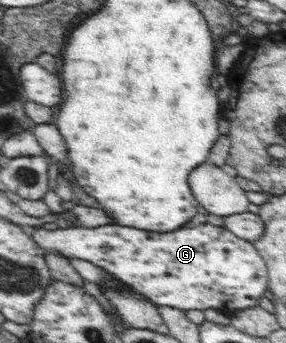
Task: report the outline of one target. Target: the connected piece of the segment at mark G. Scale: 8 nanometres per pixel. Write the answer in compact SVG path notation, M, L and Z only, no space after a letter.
M201 219L192 227L180 227L178 230L172 232L158 233L144 231L138 228L132 228L128 226L118 225L116 223L108 223L106 225L101 225L95 228L86 227L70 227L70 228L60 228L55 230L47 230L44 227L29 227L29 235L34 239L36 244L44 249L46 252L58 253L59 255L64 255L65 259L76 258L79 260L86 260L96 266L102 267L107 272L116 276L120 281L129 285L134 291L144 295L150 299L155 305L160 307L172 307L180 310L208 310L208 308L215 309L219 312L230 314L231 312L242 311L248 307L256 307L259 305L258 298L264 296L264 292L268 290L268 270L263 258L260 253L256 251L255 245L252 241L244 240L233 232L230 232L224 226L214 226L207 223Z

